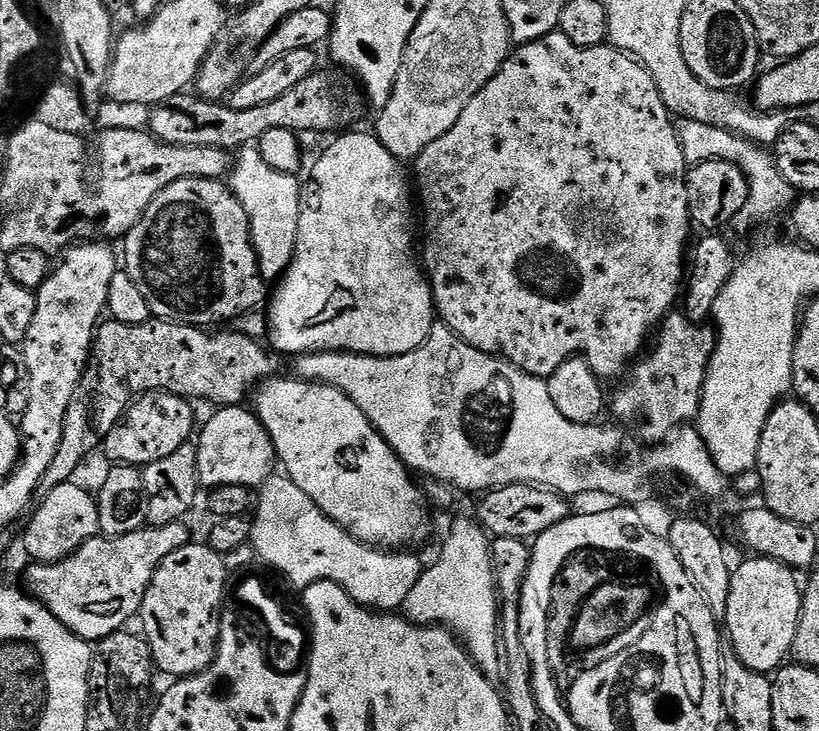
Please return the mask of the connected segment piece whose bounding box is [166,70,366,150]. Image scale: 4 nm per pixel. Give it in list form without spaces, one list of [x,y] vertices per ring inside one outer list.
[[[318,70],[313,76],[306,78],[306,82],[298,82],[294,90],[282,94],[282,98],[274,98],[274,102],[266,106],[254,106],[251,110],[234,110],[226,102],[205,100],[199,94],[188,95],[187,91],[182,91],[177,96],[171,96],[166,102],[167,108],[186,114],[197,125],[212,128],[212,132],[216,132],[216,140],[224,136],[224,144],[233,144],[236,150],[259,145],[266,130],[290,130],[297,134],[340,134],[345,130],[355,129],[359,125],[356,123],[364,116],[364,104],[366,108],[365,97],[357,81],[344,70],[336,70],[329,80],[324,70]]]

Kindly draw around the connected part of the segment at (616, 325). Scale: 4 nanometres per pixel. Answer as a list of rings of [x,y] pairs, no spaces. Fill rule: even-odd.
[[[559,30],[530,44],[519,45],[504,61],[504,67],[501,68],[500,73],[494,78],[490,78],[490,82],[486,82],[486,86],[482,86],[482,90],[478,90],[478,94],[474,94],[470,106],[466,106],[466,110],[462,110],[462,118],[458,118],[458,122],[454,122],[454,126],[450,130],[446,130],[446,134],[442,134],[442,138],[430,142],[430,146],[426,146],[426,150],[422,150],[422,154],[417,156],[414,161],[414,167],[416,167],[414,188],[415,191],[416,188],[420,191],[419,207],[420,204],[424,207],[425,236],[424,248],[422,244],[422,264],[426,269],[428,282],[432,285],[432,302],[439,319],[447,324],[450,331],[458,334],[470,346],[488,352],[491,356],[503,358],[516,368],[521,368],[526,374],[541,378],[552,376],[554,370],[558,370],[558,366],[562,366],[562,362],[566,362],[574,356],[582,356],[601,381],[609,382],[608,380],[614,379],[615,376],[623,377],[629,371],[633,361],[645,351],[654,330],[659,329],[664,317],[677,307],[682,296],[682,285],[686,280],[686,257],[690,252],[688,235],[694,232],[692,215],[688,209],[688,170],[690,165],[684,157],[684,150],[680,145],[673,117],[670,115],[668,107],[662,102],[662,94],[658,94],[658,86],[654,82],[654,78],[642,67],[640,61],[635,60],[628,53],[619,52],[611,46],[579,48],[574,46],[570,42],[570,38],[566,38],[566,34],[562,34]]]

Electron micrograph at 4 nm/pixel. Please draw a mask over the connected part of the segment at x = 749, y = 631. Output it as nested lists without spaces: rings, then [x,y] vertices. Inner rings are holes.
[[[748,558],[745,564],[735,565],[730,582],[730,598],[722,614],[722,624],[726,629],[726,640],[731,651],[750,670],[772,674],[789,659],[794,634],[798,630],[798,618],[802,610],[802,584],[796,581],[797,573],[777,560]]]

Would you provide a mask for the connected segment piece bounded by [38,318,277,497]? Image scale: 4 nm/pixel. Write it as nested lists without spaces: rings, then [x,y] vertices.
[[[149,318],[144,324],[101,323],[94,336],[95,351],[97,353],[100,351],[100,376],[89,371],[82,388],[83,395],[73,400],[69,406],[66,426],[62,432],[62,446],[58,446],[58,454],[54,454],[54,462],[50,462],[50,470],[46,470],[42,478],[38,489],[39,495],[48,496],[52,490],[69,483],[75,477],[72,475],[76,472],[76,463],[86,459],[95,448],[97,451],[101,447],[102,438],[108,436],[112,427],[120,423],[120,419],[124,417],[134,399],[134,394],[173,392],[176,396],[185,398],[197,396],[200,400],[209,400],[210,403],[216,404],[212,406],[240,406],[245,403],[248,391],[250,396],[257,385],[277,375],[275,360],[277,357],[267,347],[264,349],[259,339],[246,336],[239,330],[220,331],[224,330],[208,331],[194,324],[174,324],[170,320],[155,318]]]

